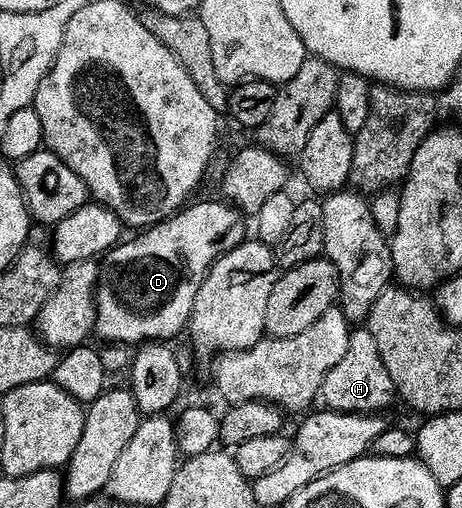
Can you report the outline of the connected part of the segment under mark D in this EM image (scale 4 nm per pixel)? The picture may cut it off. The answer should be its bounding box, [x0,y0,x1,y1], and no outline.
[95,201,246,348]

